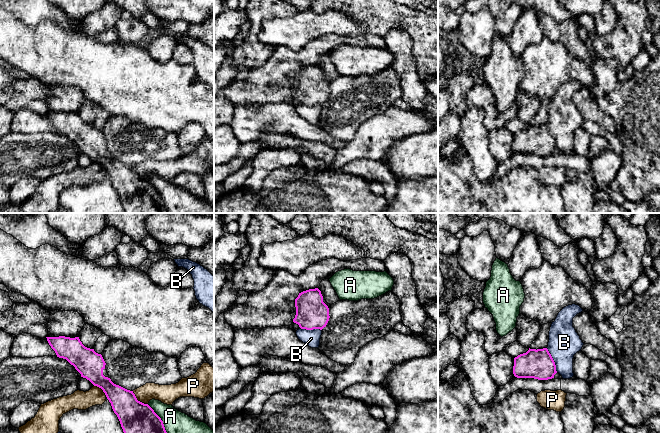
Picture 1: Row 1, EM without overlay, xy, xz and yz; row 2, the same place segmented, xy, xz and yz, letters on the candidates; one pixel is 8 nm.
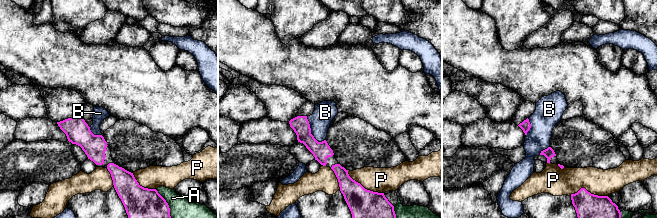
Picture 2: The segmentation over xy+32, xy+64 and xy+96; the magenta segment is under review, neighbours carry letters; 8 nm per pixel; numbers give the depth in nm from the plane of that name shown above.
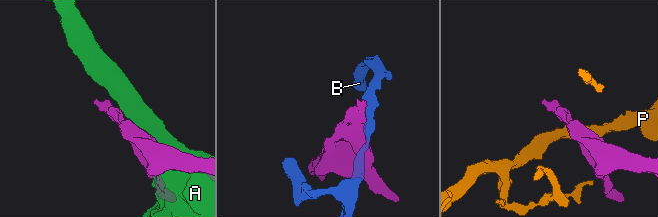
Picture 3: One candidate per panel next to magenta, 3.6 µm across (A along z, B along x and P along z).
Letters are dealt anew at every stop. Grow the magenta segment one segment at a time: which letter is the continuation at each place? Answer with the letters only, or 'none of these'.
none of these

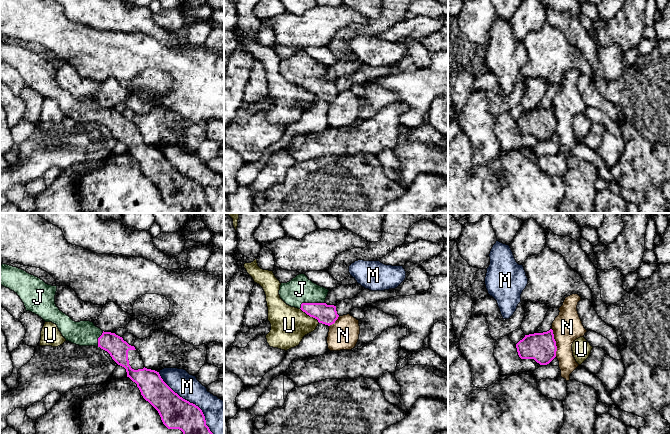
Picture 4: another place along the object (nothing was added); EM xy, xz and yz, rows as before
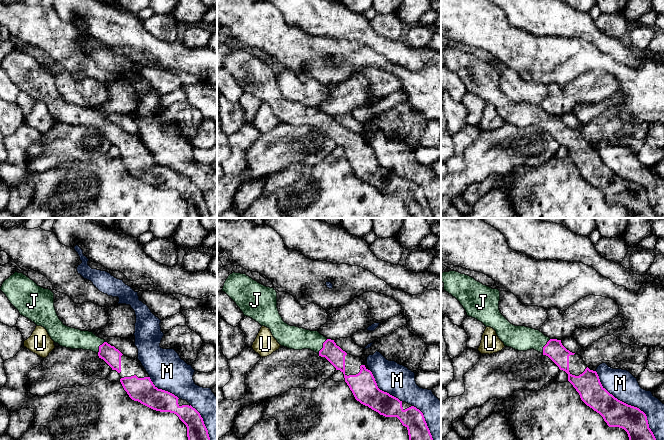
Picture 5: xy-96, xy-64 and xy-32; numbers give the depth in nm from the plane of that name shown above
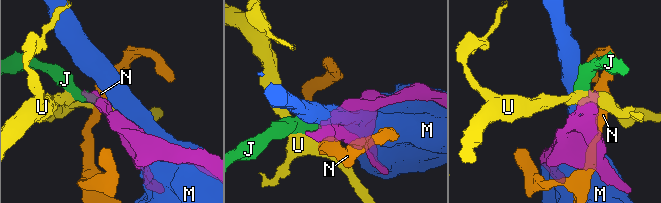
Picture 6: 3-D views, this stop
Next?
J

